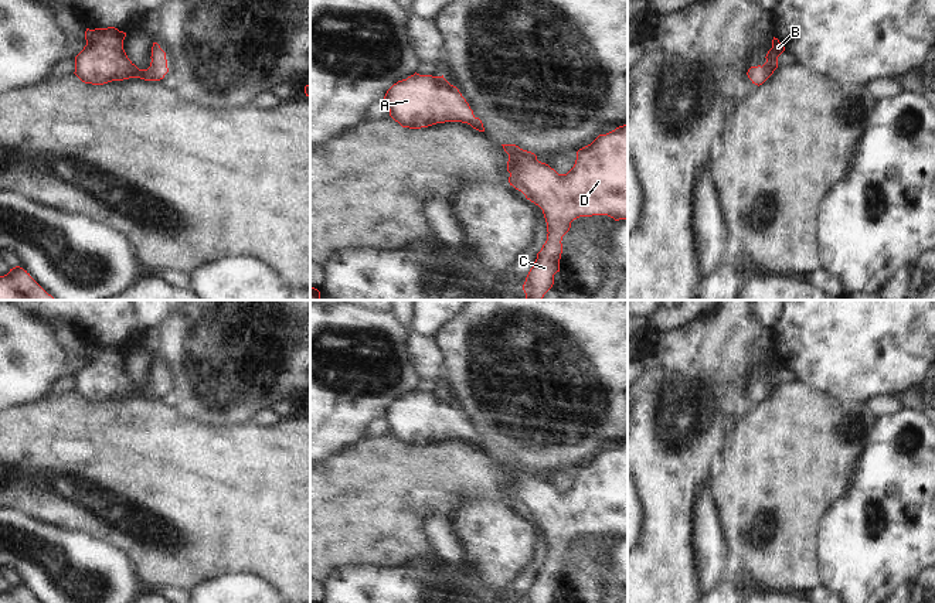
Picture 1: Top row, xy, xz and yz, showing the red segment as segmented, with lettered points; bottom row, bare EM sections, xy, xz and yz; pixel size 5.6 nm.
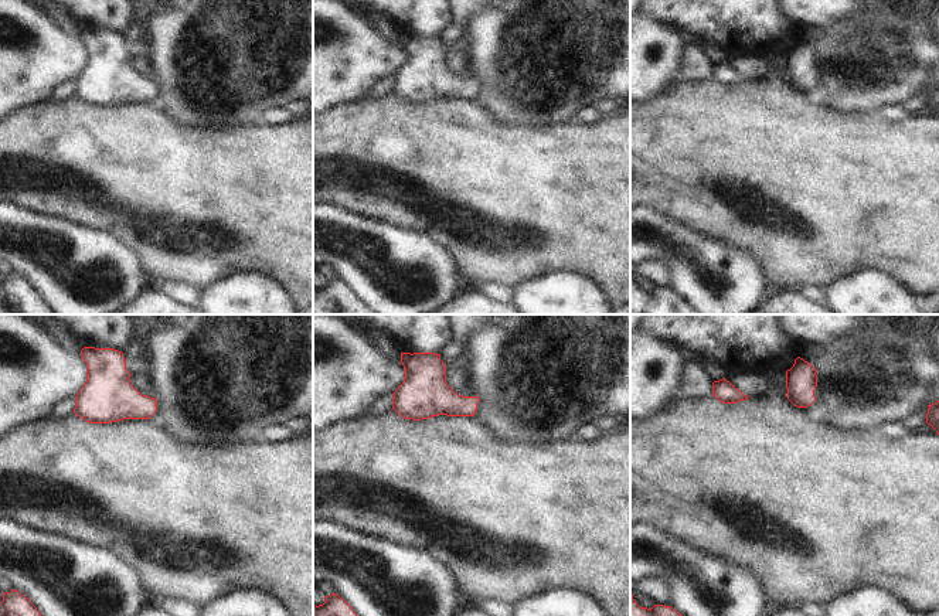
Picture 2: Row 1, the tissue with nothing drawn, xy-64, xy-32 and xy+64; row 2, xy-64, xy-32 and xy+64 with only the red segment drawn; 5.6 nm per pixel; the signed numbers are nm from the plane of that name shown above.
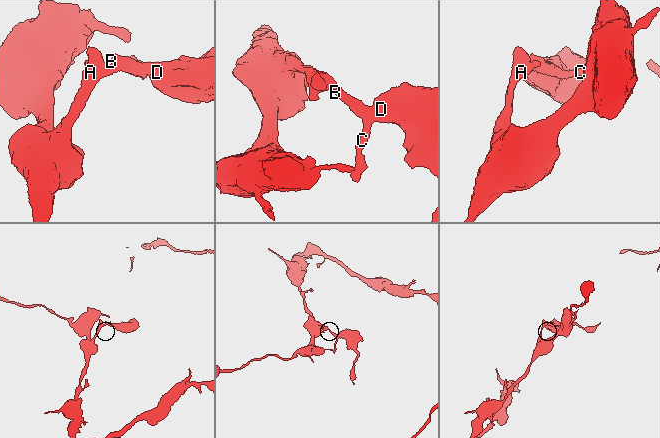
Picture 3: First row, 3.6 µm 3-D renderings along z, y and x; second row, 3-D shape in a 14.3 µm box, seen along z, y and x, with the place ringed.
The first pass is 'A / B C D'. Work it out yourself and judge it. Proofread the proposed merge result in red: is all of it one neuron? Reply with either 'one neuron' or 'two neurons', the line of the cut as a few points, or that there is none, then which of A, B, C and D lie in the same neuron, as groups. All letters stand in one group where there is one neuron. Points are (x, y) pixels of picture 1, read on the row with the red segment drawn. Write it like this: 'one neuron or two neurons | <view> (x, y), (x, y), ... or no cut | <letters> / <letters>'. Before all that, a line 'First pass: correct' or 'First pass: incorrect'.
First pass: incorrect
one neuron | no cut | A B C D

